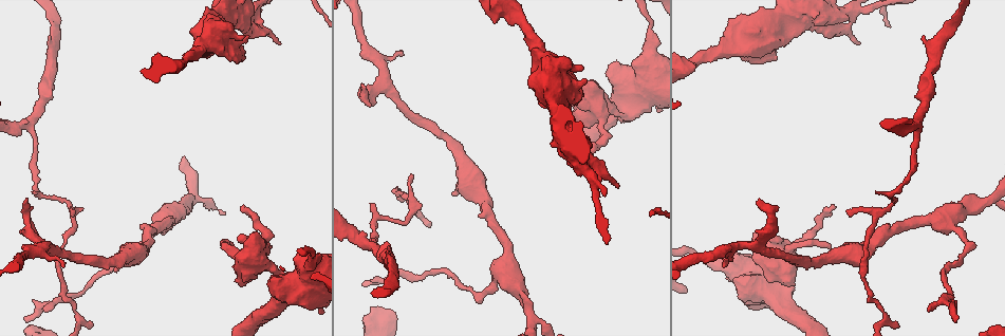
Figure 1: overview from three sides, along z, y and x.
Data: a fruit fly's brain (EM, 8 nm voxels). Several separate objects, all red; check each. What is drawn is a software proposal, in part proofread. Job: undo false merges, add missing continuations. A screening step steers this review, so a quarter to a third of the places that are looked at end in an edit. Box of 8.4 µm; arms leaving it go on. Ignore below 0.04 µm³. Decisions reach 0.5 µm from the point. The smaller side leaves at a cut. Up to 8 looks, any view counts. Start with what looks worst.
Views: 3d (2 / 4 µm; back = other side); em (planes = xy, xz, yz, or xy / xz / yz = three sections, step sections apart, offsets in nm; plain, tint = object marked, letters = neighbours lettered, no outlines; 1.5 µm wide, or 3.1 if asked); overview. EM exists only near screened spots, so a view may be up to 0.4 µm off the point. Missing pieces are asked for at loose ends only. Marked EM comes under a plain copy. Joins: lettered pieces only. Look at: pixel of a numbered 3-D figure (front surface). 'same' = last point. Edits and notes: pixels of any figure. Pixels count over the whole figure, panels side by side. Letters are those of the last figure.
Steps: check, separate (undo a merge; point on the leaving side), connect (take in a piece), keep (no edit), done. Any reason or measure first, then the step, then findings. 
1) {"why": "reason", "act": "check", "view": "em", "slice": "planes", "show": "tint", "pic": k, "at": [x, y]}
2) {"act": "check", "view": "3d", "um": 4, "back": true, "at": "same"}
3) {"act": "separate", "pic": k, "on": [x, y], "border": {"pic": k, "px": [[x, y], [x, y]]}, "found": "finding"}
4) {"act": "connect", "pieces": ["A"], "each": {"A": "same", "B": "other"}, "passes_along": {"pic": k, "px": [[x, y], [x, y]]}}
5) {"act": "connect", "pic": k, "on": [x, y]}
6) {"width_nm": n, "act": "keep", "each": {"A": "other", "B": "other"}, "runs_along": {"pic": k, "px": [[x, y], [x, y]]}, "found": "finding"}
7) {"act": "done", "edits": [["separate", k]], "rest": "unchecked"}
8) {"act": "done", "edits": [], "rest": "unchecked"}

{"why": "branch stops here", "act": "check", "view": "3d", "um": 2, "pic": 1, "at": [361, 85]}

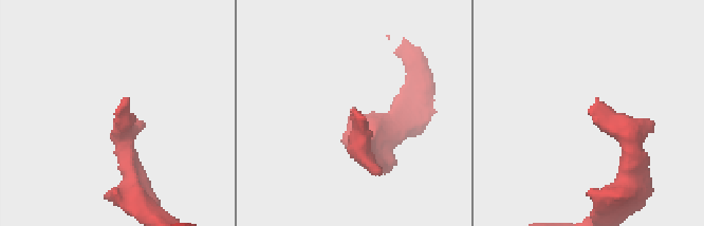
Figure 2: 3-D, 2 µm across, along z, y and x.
{"act": "check", "view": "em", "slice": "planes", "show": "letters", "pic": 2, "at": [590, 110]}

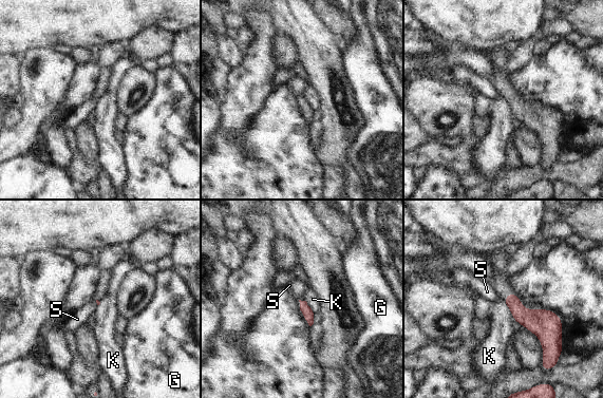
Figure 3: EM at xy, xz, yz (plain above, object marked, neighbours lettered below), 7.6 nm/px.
{"act": "keep", "each": {"G": "other", "K": "other", "S": "other"}, "border": {"pic": 3, "px": [[503, 302], [509, 308], [514, 320]]}, "found": "none of them fits"}

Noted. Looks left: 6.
{"why": "thin end", "act": "check", "view": "3d", "um": 4, "pic": 1, "at": [829, 247]}

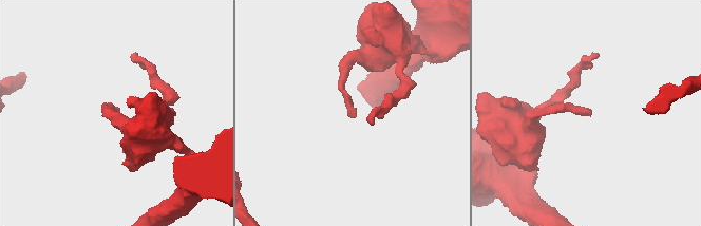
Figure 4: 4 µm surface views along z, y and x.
{"act": "check", "view": "em", "slice": "planes", "show": "letters", "pic": 4, "at": [355, 117]}

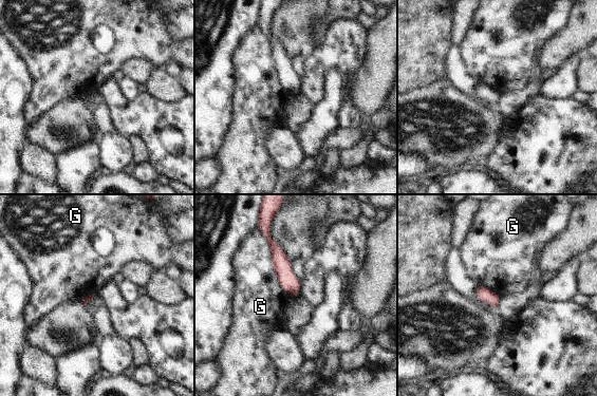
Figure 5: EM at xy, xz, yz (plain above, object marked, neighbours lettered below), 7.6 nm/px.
{"longest_contact_nm": ["G", 550], "act": "keep", "each": {"G": "other"}, "found": "none of them fits"}

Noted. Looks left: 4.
{"why": "branch stops here", "act": "check", "view": "3d", "um": 2, "pic": 1, "at": [154, 73]}

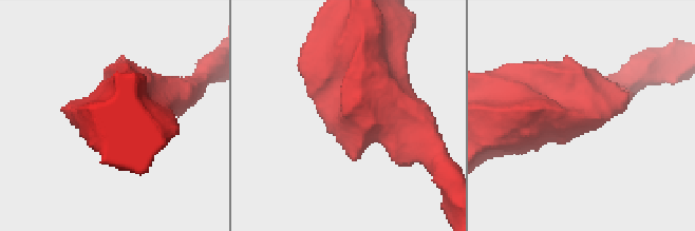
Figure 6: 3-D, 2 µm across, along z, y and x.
{"why": "now the EM", "act": "check", "view": "em", "slice": "planes", "show": "letters", "pic": 6, "at": [609, 116]}

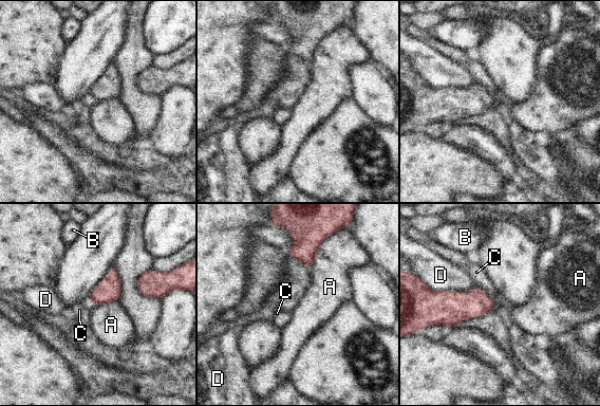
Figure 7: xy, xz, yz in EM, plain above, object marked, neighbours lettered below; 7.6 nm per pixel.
{"act": "keep", "each": {"A": "other", "B": "other", "C": "other", "D": "other"}, "found": "none of them fits"}

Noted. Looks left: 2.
{"act": "done", "edits": [], "rest": "unchecked"}

